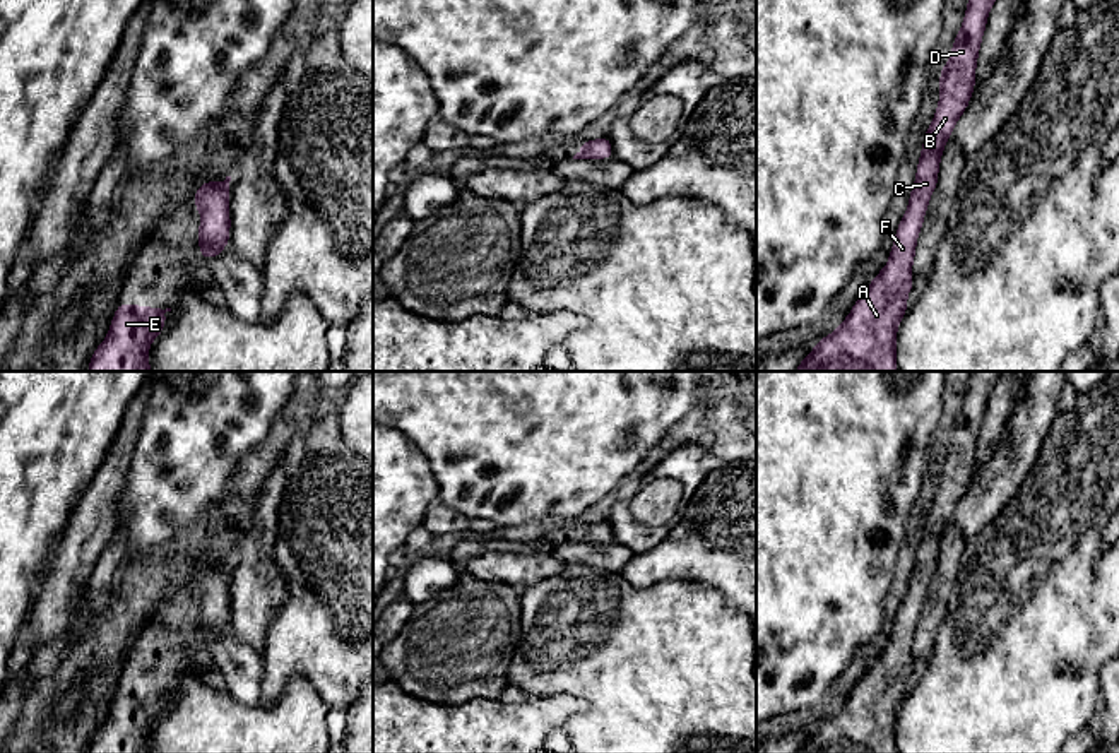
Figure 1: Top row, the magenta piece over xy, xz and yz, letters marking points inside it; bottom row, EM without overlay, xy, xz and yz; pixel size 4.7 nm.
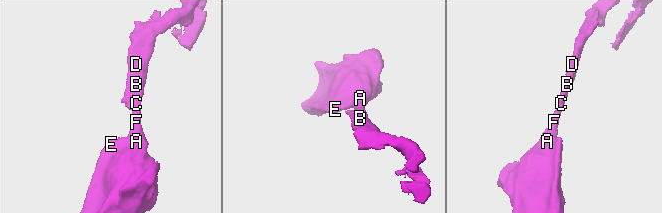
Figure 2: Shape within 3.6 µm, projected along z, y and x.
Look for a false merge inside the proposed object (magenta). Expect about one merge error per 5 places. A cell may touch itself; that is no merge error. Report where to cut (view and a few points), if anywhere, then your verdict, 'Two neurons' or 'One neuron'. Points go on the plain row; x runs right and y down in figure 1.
No split. One neuron

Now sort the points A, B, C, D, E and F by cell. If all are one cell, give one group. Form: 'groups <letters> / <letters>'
groups A B C D E F

